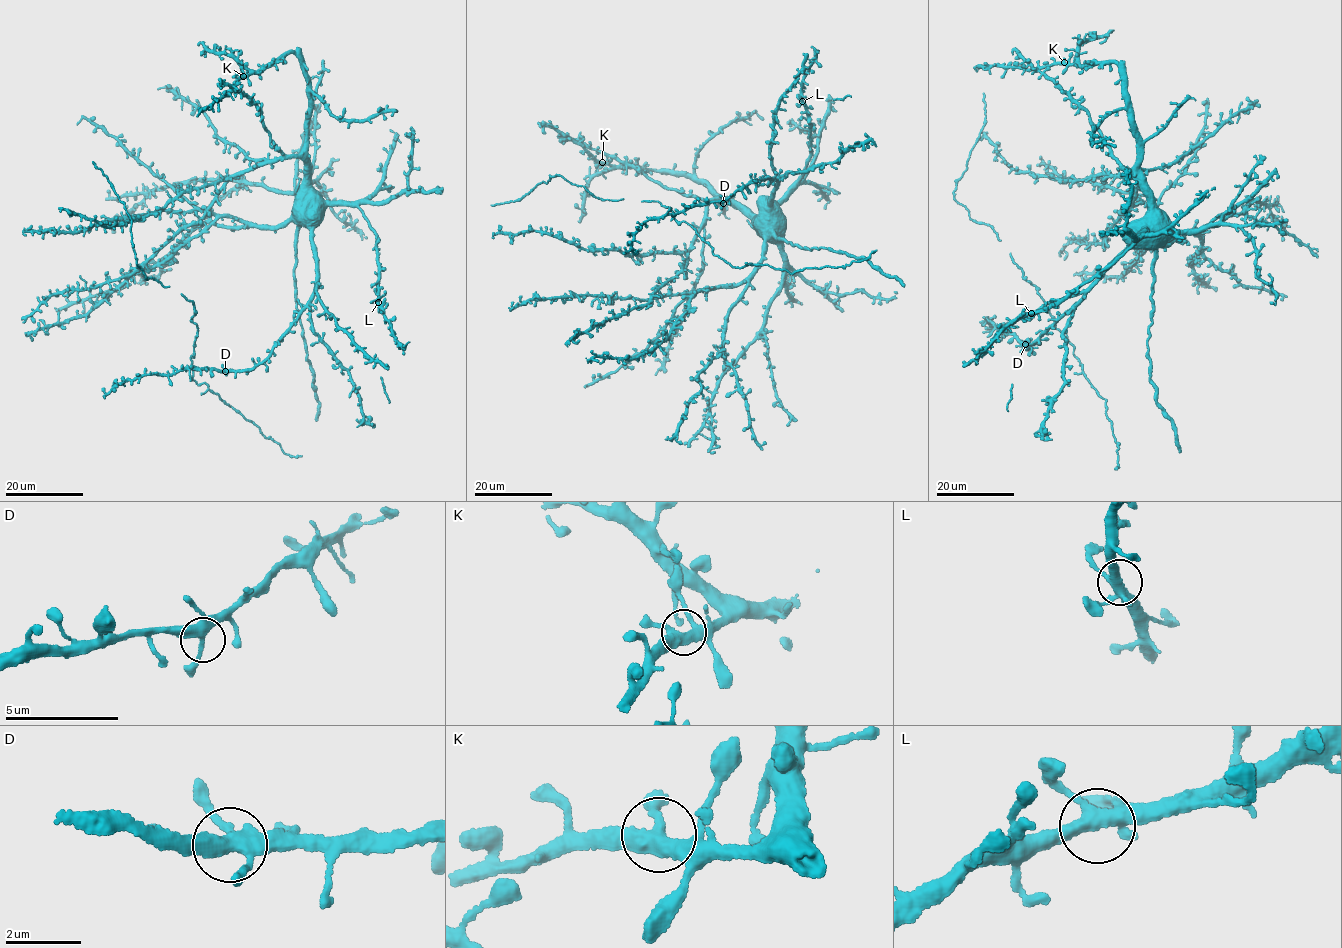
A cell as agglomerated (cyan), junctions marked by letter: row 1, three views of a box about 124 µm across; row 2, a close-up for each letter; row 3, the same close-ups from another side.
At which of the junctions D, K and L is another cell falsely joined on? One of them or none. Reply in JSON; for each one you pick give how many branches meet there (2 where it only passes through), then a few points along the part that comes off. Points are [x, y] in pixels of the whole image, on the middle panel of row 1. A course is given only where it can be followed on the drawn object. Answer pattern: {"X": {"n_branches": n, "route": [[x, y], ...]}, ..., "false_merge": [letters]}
{"false_merge": []}

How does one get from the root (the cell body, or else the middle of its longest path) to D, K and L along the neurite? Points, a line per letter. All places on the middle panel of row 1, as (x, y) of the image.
D: (766, 220), (761, 213), (772, 203), (779, 181), (775, 178), (755, 183), (751, 181), (723, 203)
K: (766, 220), (736, 208), (686, 175), (602, 162)
L: (766, 220), (764, 212), (780, 202), (797, 181), (810, 155), (810, 128), (803, 101)

